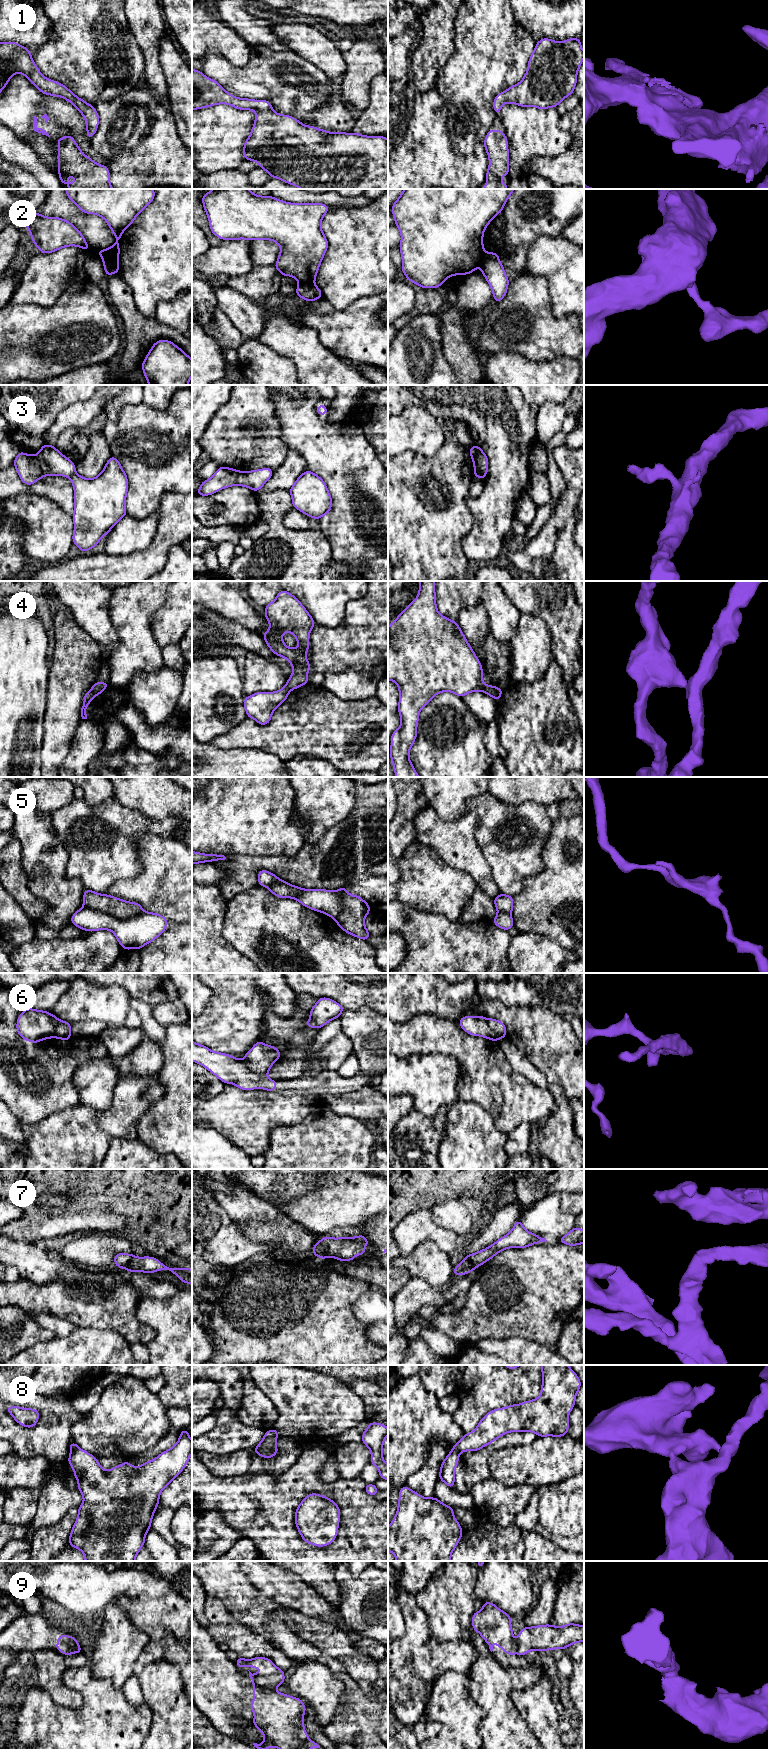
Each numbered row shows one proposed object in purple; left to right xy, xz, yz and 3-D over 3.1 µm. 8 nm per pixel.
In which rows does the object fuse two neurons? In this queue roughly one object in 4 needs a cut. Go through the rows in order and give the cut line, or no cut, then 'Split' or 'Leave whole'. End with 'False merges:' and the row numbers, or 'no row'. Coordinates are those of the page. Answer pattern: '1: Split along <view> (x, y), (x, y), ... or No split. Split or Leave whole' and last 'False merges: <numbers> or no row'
1: No split. Leave whole
2: Split along xy (103, 260), (117, 261). Split
3: Split along xy (36, 455), (41, 472), (44, 475). Split
4: Split along yz (498, 688), (493, 697). Split
5: Split along xy (84, 906), (103, 911), (120, 919), (131, 918), (142, 911). Split
6: No split. Leave whole
7: No split. Leave whole
8: Split along xy (78, 1447), (71, 1452). Split
9: Split along xz (255, 1683), (273, 1690). Split
False merges: 2, 3, 4, 5, 8, 9

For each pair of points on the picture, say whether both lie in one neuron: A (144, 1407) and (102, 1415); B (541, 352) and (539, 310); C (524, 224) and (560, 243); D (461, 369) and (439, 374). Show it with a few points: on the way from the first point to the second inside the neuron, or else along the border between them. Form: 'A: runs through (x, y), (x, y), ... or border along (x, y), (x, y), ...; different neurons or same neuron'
A: runs through (134, 1410), (132, 1412), (112, 1412); same neuron
B: runs through (541, 342), (539, 320); same neuron
C: border along (560, 234), (557, 236), (541, 235), (528, 252); different neurons
D: border along (442, 350), (445, 360), (454, 374); different neurons

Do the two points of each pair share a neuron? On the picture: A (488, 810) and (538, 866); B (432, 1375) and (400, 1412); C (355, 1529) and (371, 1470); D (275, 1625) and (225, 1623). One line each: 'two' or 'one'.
A: one
B: two
C: two
D: two

